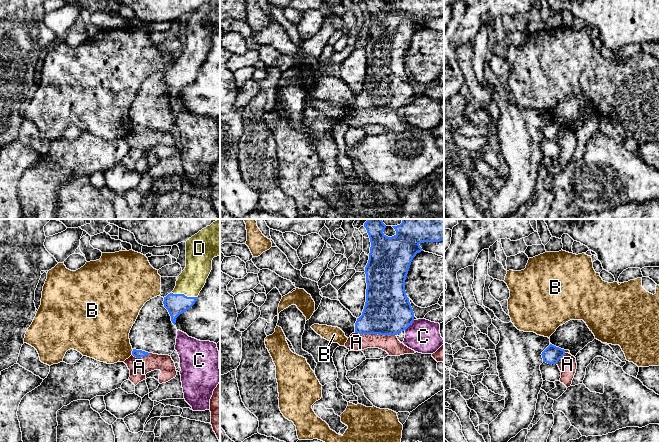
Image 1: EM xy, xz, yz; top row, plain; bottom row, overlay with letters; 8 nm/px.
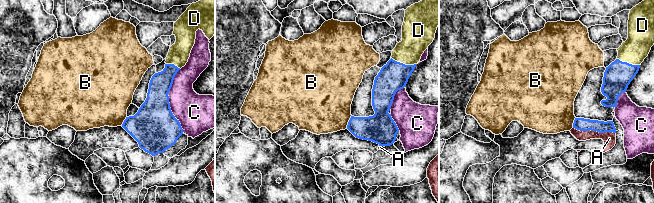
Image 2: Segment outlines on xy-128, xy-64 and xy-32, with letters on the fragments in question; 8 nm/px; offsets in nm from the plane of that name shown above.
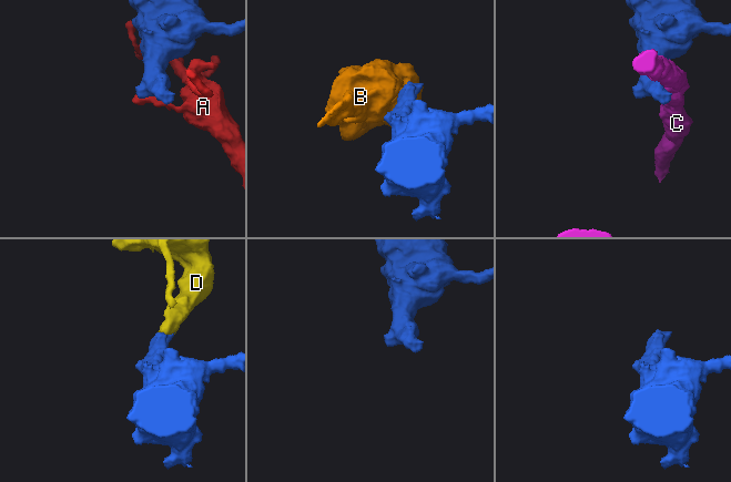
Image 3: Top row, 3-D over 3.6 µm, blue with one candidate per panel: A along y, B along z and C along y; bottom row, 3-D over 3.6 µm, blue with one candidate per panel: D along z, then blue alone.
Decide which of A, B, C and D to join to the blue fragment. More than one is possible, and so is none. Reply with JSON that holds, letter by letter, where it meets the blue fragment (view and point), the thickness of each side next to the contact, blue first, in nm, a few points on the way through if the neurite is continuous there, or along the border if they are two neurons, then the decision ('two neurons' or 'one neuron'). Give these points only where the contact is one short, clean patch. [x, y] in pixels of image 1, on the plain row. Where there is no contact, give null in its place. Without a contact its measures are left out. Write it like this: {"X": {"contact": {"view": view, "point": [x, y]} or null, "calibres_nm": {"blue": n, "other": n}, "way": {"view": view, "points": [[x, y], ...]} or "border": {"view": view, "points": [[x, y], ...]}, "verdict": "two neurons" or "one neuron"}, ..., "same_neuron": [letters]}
{"A": {"contact": {"view": "xz", "point": [375, 109]}, "calibres_nm": {"blue": 380, "other": 140}, "verdict": "two neurons"}, "B": {"contact": {"view": "xy", "point": [132, 128]}, "calibres_nm": {"blue": 60, "other": 380}, "border": {"view": "xy", "points": [[133, 125], [131, 130]]}, "verdict": "two neurons"}, "C": {"contact": {"view": "xz", "point": [410, 100]}, "calibres_nm": {"blue": 380, "other": 280}, "verdict": "two neurons"}, "D": {"contact": {"view": "xy", "point": [183, 70]}, "calibres_nm": {"blue": 170, "other": 220}, "way": {"view": "xy", "points": [[176, 80], [183, 70], [190, 58]]}, "verdict": "one neuron"}, "same_neuron": ["D"]}

